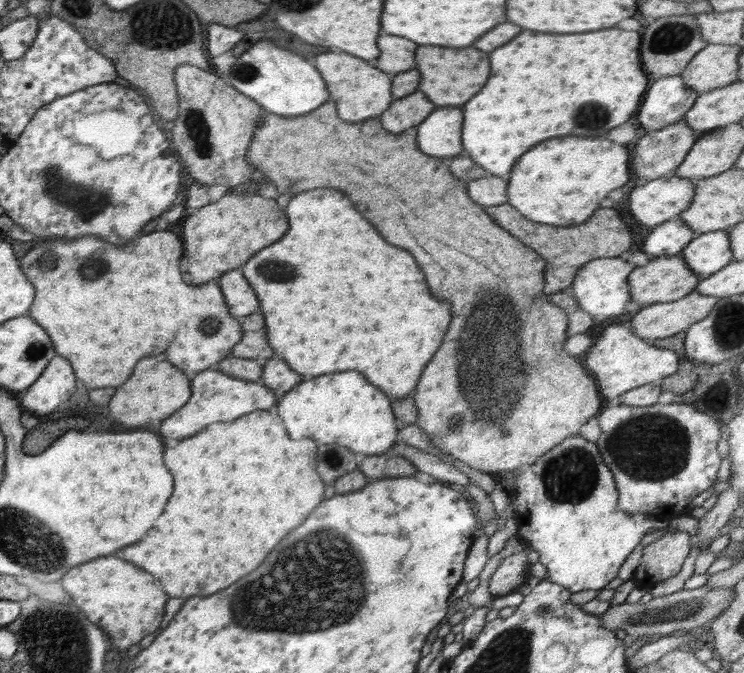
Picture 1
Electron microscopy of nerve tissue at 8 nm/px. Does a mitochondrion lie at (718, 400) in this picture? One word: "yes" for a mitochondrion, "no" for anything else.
no

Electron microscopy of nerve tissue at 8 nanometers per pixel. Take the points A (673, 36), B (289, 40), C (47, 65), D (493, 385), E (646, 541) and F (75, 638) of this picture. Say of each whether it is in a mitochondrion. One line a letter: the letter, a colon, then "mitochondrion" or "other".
A: mitochondrion
B: other
C: other
D: mitochondrion
E: other
F: mitochondrion

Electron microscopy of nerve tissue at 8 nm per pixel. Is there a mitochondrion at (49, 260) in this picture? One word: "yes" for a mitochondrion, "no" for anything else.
yes

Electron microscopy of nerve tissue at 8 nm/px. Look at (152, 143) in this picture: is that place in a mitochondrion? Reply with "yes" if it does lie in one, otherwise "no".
no

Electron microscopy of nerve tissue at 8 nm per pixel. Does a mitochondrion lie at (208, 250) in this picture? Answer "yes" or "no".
no

